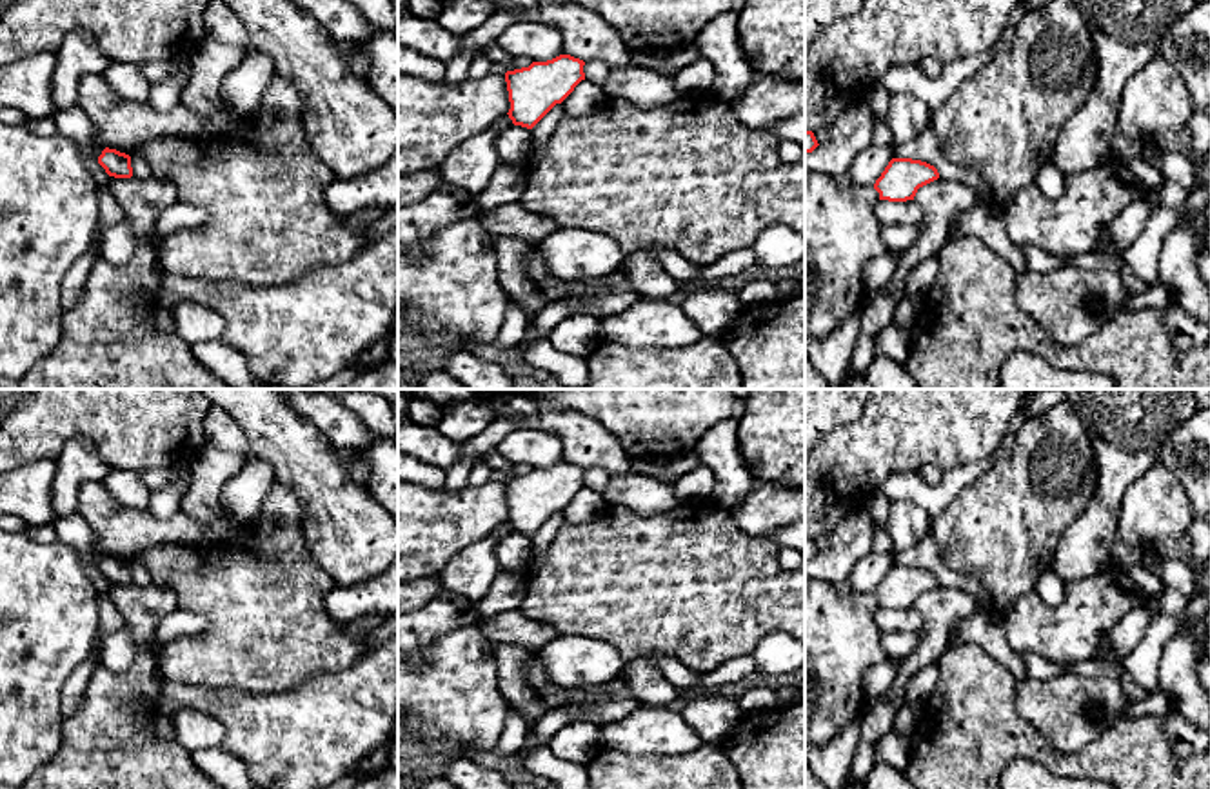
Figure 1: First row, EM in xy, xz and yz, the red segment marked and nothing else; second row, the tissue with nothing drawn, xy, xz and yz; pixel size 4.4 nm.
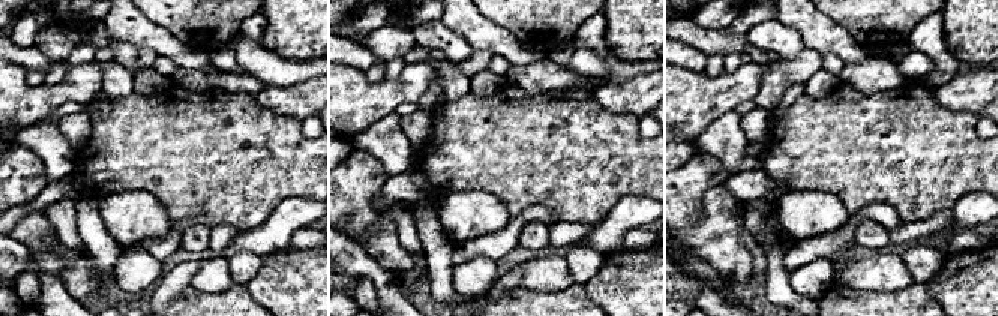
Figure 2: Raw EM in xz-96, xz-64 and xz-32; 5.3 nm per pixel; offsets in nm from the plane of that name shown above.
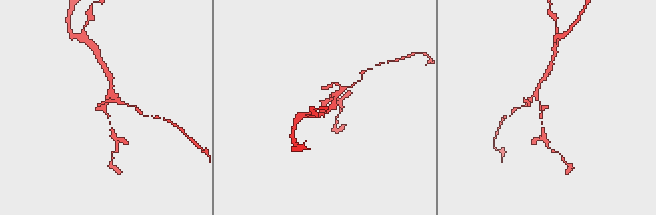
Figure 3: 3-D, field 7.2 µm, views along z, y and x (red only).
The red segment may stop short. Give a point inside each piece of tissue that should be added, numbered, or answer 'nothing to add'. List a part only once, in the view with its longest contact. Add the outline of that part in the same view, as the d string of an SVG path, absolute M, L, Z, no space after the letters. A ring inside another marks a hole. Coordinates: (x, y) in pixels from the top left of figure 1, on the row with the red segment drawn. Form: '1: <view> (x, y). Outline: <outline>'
nothing to add

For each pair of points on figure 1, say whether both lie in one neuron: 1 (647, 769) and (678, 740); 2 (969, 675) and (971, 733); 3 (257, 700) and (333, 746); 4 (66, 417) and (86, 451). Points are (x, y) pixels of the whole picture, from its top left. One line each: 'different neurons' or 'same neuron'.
1: different neurons
2: same neuron
3: same neuron
4: different neurons

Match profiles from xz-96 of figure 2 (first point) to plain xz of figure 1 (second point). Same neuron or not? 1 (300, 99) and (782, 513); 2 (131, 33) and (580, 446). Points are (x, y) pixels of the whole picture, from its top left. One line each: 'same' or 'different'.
1: same
2: same

